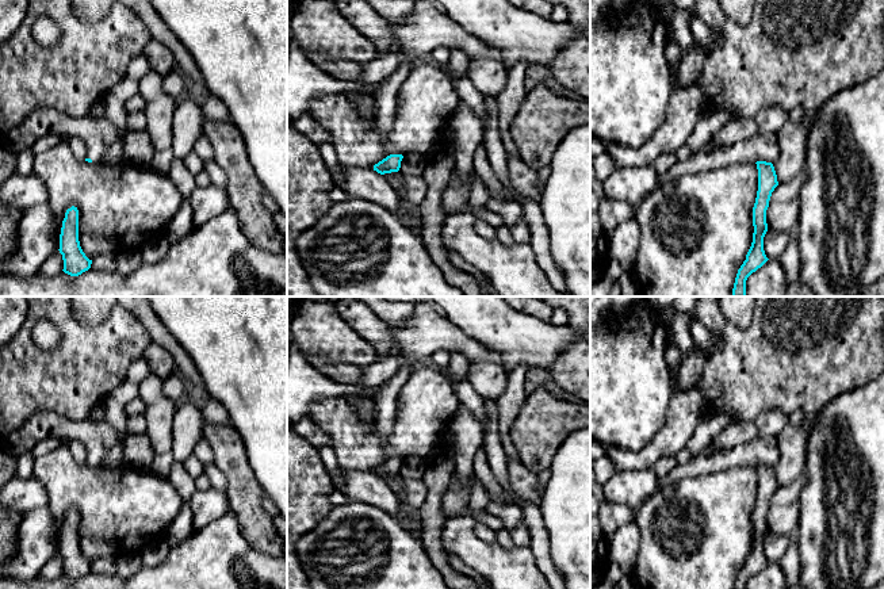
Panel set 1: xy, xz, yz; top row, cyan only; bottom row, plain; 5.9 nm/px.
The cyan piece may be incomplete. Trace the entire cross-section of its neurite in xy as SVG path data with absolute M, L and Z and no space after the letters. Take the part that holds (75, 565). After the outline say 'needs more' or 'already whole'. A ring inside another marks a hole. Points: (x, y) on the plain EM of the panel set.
M72 509L66 513L60 538L60 557L64 563L64 575L79 580L91 571L89 563L83 555L79 544L79 513Z; already whole

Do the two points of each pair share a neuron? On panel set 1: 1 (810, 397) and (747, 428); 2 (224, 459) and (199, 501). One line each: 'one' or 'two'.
1: two
2: two

